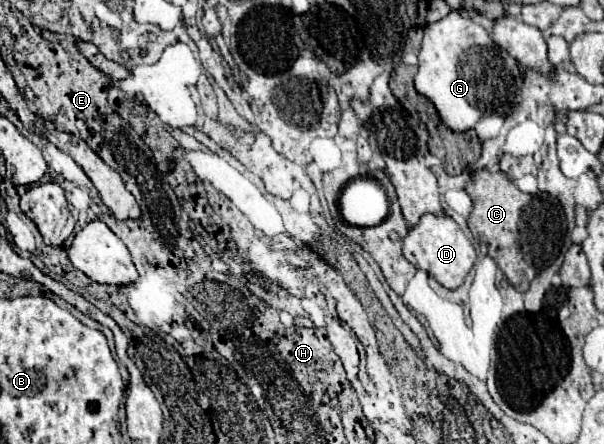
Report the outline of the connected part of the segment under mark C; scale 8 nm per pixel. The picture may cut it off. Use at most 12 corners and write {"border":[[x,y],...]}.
{"border":[[471,173],[467,219],[517,291],[538,271],[523,261],[519,219],[532,196],[505,173]]}

